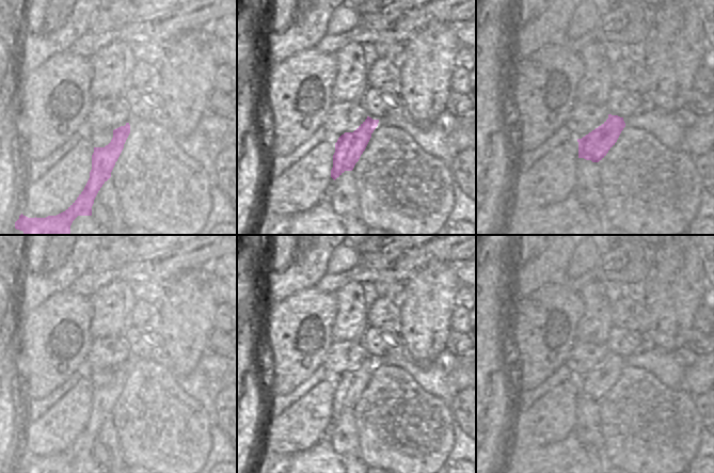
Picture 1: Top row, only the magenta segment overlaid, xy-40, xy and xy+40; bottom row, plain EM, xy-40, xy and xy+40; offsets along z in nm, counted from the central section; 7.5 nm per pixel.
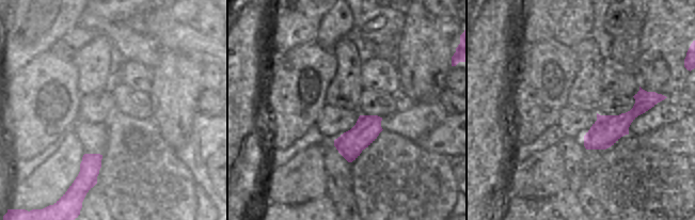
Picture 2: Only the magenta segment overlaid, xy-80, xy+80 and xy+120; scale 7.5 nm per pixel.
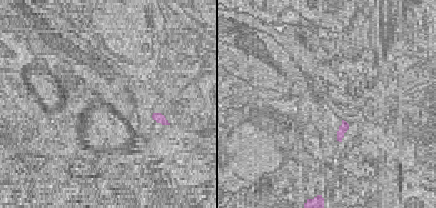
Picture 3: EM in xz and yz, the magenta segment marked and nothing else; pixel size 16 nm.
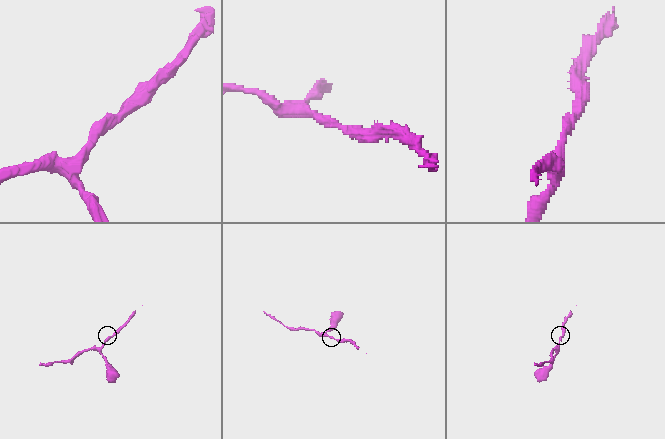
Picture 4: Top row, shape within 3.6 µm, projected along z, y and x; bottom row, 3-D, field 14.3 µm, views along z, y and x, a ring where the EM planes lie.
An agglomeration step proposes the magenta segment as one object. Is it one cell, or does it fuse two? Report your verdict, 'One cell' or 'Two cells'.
Two cells

